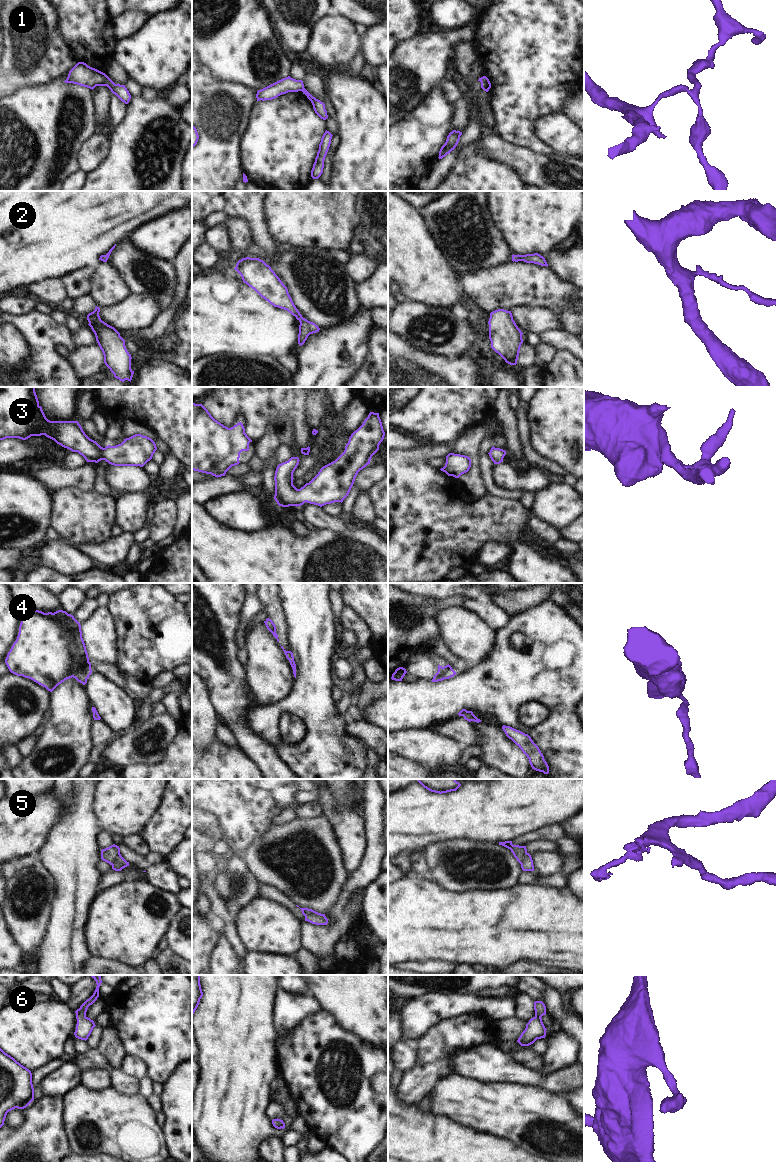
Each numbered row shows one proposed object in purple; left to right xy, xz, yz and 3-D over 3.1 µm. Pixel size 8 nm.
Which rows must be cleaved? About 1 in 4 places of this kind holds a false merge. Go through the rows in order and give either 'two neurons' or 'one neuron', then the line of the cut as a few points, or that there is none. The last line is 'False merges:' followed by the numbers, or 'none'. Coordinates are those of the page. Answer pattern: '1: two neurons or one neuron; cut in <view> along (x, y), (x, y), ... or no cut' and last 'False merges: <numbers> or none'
1: two neurons; cut in xy along (108, 77), (104, 85)
2: one neuron; no cut
3: one neuron; no cut
4: one neuron; no cut
5: one neuron; no cut
6: one neuron; no cut
False merges: 1

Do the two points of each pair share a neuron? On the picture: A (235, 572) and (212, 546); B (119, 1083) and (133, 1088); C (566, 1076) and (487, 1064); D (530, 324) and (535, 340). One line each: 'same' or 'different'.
A: same
B: same
C: same
D: different

